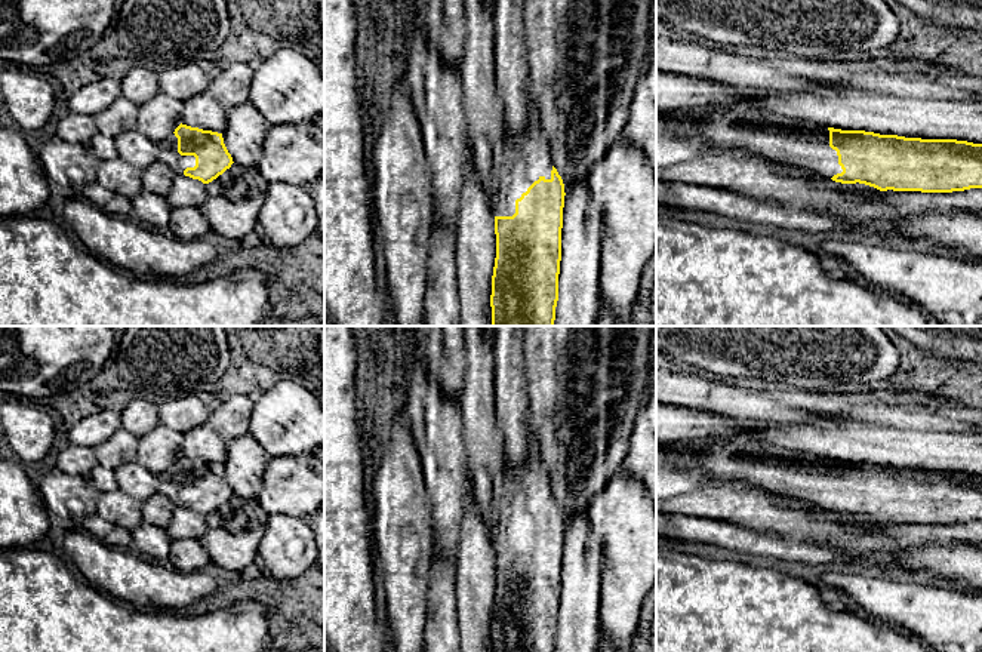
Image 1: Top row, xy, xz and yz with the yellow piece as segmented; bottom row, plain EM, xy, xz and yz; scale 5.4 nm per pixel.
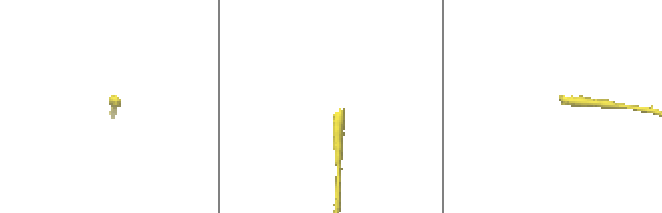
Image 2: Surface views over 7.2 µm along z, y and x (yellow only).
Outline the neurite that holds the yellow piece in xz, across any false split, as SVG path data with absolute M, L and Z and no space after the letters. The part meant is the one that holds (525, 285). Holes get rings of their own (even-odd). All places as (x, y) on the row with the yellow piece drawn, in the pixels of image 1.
M526 98L527 122L518 138L505 136L496 144L492 159L492 179L496 190L495 234L496 258L492 276L492 326L554 326L558 301L558 274L561 261L561 228L564 184L552 166L547 136L542 130L535 102Z

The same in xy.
M179 124L172 135L158 142L158 162L175 175L185 175L209 184L231 167L222 133Z

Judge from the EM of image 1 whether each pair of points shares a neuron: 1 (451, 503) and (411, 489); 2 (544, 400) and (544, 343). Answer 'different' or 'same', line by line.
1: different
2: same

